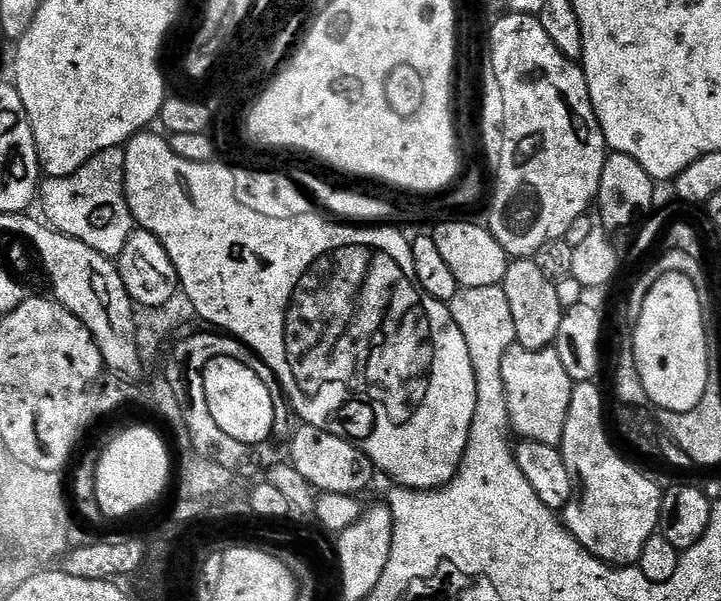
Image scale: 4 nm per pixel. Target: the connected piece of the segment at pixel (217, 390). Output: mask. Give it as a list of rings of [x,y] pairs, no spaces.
[[[216,357],[205,366],[204,388],[210,414],[226,434],[249,446],[264,444],[271,438],[276,428],[278,400],[250,366],[243,365],[234,357]]]

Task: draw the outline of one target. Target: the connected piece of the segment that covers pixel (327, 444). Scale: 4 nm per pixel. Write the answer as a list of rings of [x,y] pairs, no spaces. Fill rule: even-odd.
[[[301,423],[300,429],[292,436],[292,457],[290,463],[302,474],[305,482],[321,493],[333,492],[338,495],[355,497],[372,480],[374,469],[370,458],[351,440],[318,430],[314,426]]]

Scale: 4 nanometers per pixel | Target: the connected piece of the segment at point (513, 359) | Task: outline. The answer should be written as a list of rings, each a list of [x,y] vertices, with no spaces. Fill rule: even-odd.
[[[520,343],[513,344],[502,358],[502,380],[508,396],[511,431],[534,444],[559,445],[576,384],[562,365],[561,356],[556,350],[549,347],[528,351]]]

